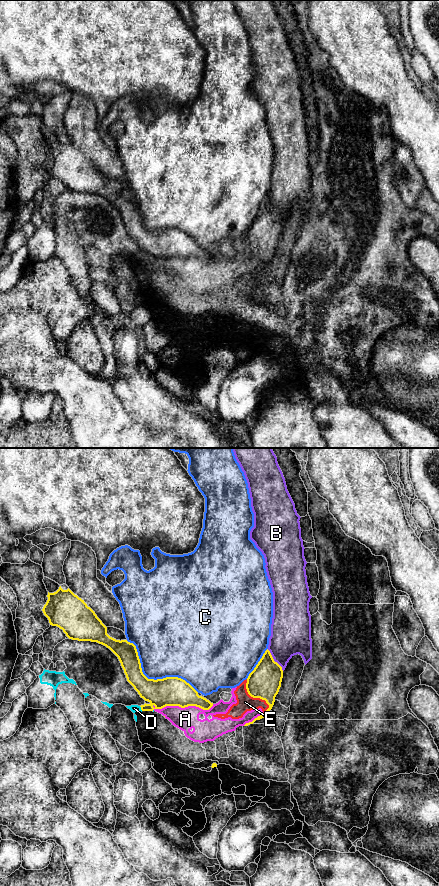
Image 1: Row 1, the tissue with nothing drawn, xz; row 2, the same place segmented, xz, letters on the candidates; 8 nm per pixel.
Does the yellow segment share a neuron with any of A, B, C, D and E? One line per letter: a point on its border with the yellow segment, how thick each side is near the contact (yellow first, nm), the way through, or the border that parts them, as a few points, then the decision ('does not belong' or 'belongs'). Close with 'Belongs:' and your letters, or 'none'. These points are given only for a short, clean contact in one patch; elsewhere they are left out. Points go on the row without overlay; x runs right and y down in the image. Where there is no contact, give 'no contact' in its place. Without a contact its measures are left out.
A: contact xz (182, 259); calibres 240 and 180 nm; does not belong
B: contact xz (273, 212); calibres 260 and 320 nm; does not belong
C: contact xz (153, 231); calibres 240 and 420 nm; does not belong
D: contact xz (141, 260); calibres 220 and 60 nm; does not belong
E: contact xz (256, 249); calibres 260 and 140 nm; does not belong
Belongs: none

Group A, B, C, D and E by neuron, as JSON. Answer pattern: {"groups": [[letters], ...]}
{"groups": [["A", "E"], ["B"], ["C"], ["D"]]}

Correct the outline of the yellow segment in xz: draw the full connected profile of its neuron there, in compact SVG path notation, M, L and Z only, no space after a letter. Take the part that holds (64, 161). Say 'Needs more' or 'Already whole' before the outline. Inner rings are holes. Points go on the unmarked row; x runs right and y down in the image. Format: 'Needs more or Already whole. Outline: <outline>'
Already whole. Outline: M61 138L54 145L48 144L48 152L42 163L48 170L50 177L63 182L66 188L72 192L97 194L109 200L119 211L126 227L127 233L134 239L141 250L148 256L141 257L142 263L153 263L166 258L179 258L185 260L196 258L203 262L209 262L213 255L199 248L198 244L185 232L178 229L166 229L163 231L148 231L142 224L140 211L136 198L127 192L116 192L107 186L107 179L97 169L95 164L87 156L75 147L69 140L63 142Z

